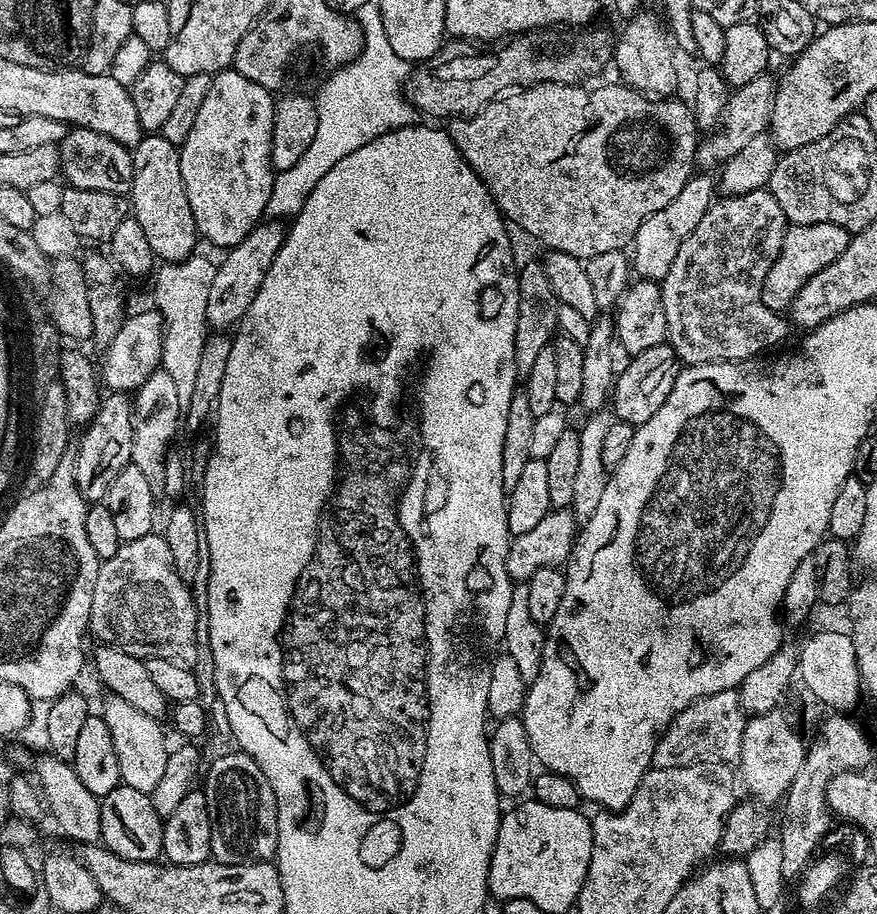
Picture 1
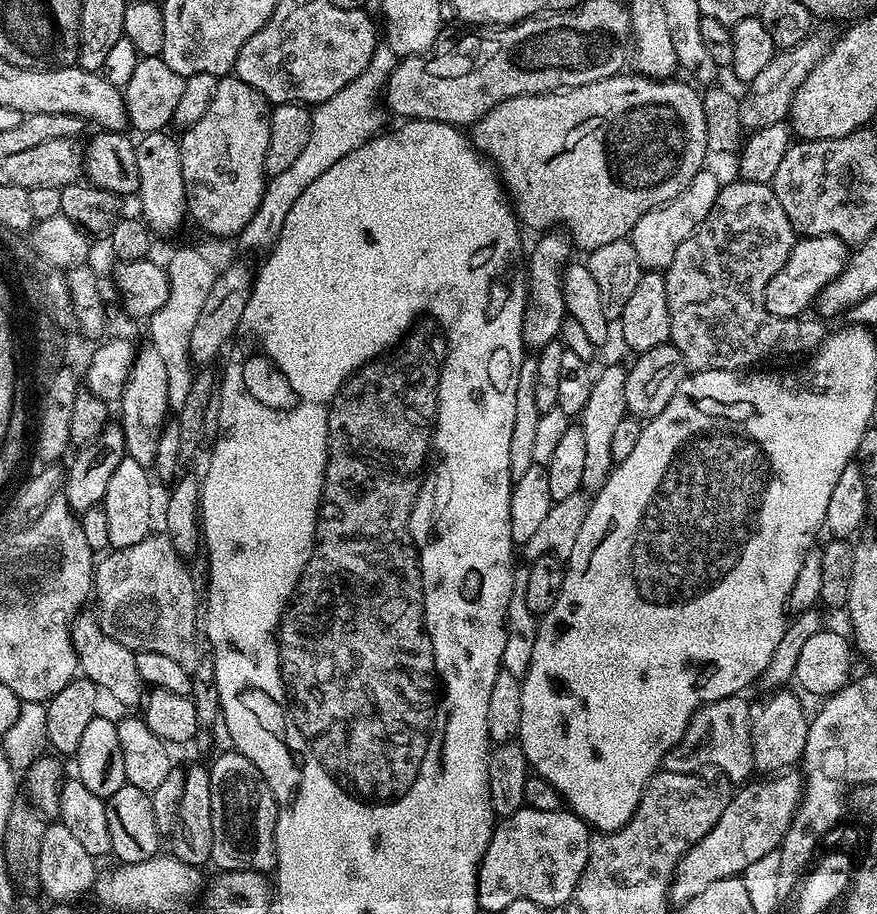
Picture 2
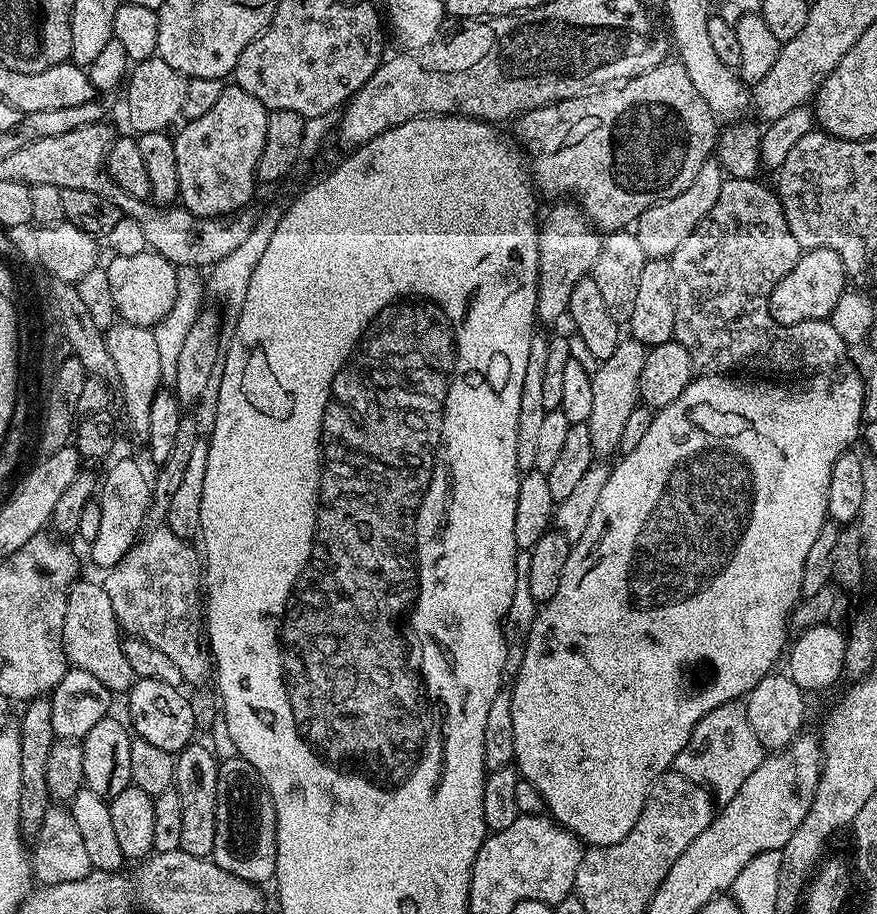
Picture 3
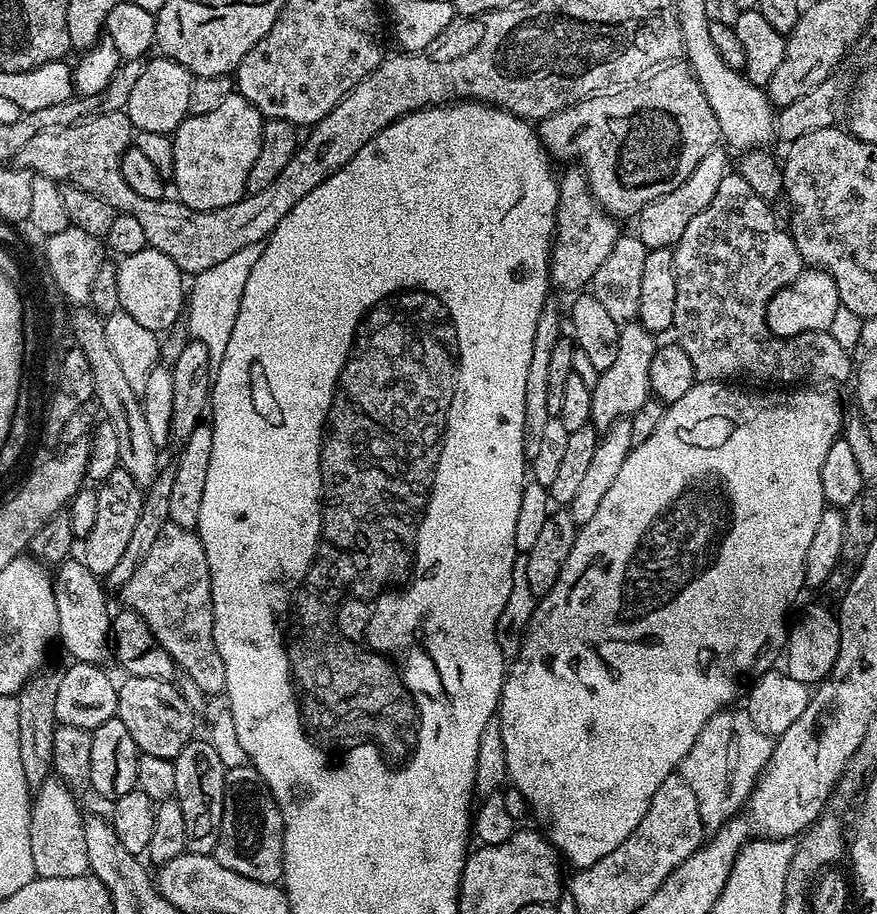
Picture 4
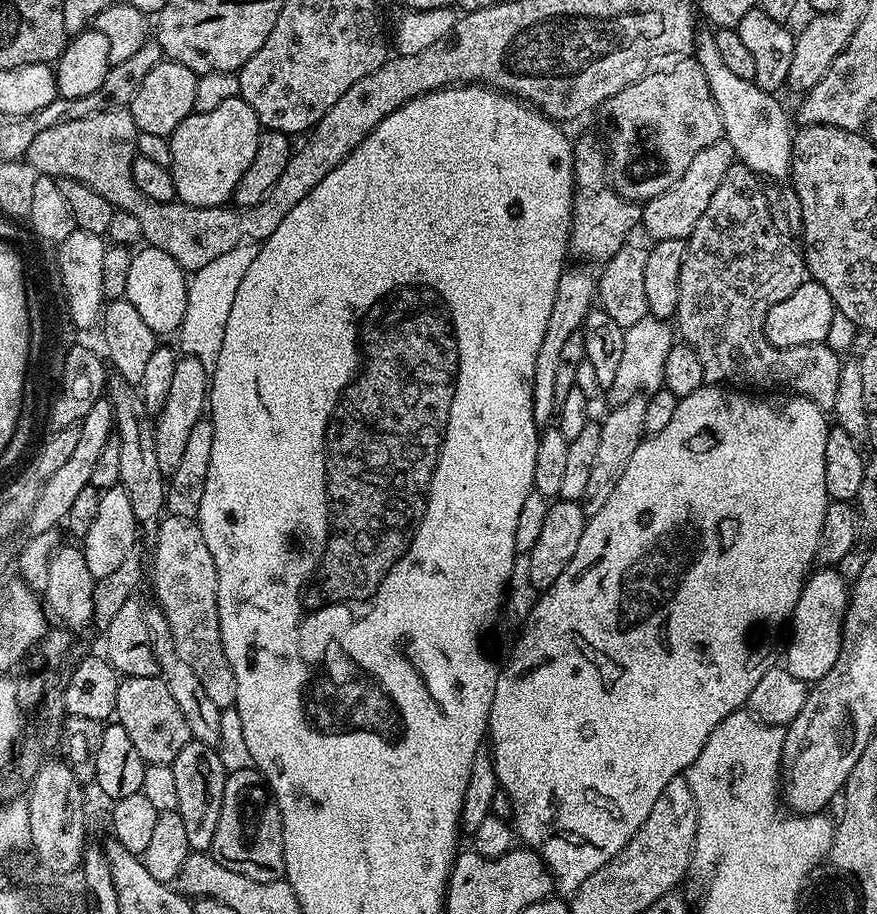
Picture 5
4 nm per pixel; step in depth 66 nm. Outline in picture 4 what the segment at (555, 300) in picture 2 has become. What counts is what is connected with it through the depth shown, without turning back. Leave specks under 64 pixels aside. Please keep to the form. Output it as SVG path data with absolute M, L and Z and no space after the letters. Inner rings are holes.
M570 166L564 176L559 177L560 194L556 211L556 235L552 237L552 260L548 264L550 284L553 289L576 294L591 285L598 266L606 262L614 242L622 235L617 217L612 216L592 197L584 169Z

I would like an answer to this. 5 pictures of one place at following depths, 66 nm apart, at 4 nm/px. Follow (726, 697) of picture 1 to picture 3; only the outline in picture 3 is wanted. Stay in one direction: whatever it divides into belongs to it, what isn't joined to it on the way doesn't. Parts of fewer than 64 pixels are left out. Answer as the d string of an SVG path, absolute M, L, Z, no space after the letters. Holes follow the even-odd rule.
M732 700L710 710L710 714L694 726L694 734L690 734L690 742L682 746L674 770L690 778L690 782L704 785L713 794L724 792L725 797L730 797L742 787L746 778L750 778L750 774L754 774L754 770L758 770L765 755L766 750L750 726L747 707L740 700Z

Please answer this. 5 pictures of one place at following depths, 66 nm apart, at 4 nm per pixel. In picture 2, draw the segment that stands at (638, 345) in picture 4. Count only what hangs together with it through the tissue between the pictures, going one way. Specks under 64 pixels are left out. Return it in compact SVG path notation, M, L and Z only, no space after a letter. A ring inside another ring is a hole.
M612 364L601 372L599 369L592 382L590 402L586 402L578 417L578 427L582 430L582 439L586 441L586 463L582 469L582 489L585 493L599 492L608 475L612 473L614 465L610 445L612 445L614 429L618 427L618 422L622 422L624 416L629 415L626 406L627 377L625 365Z

